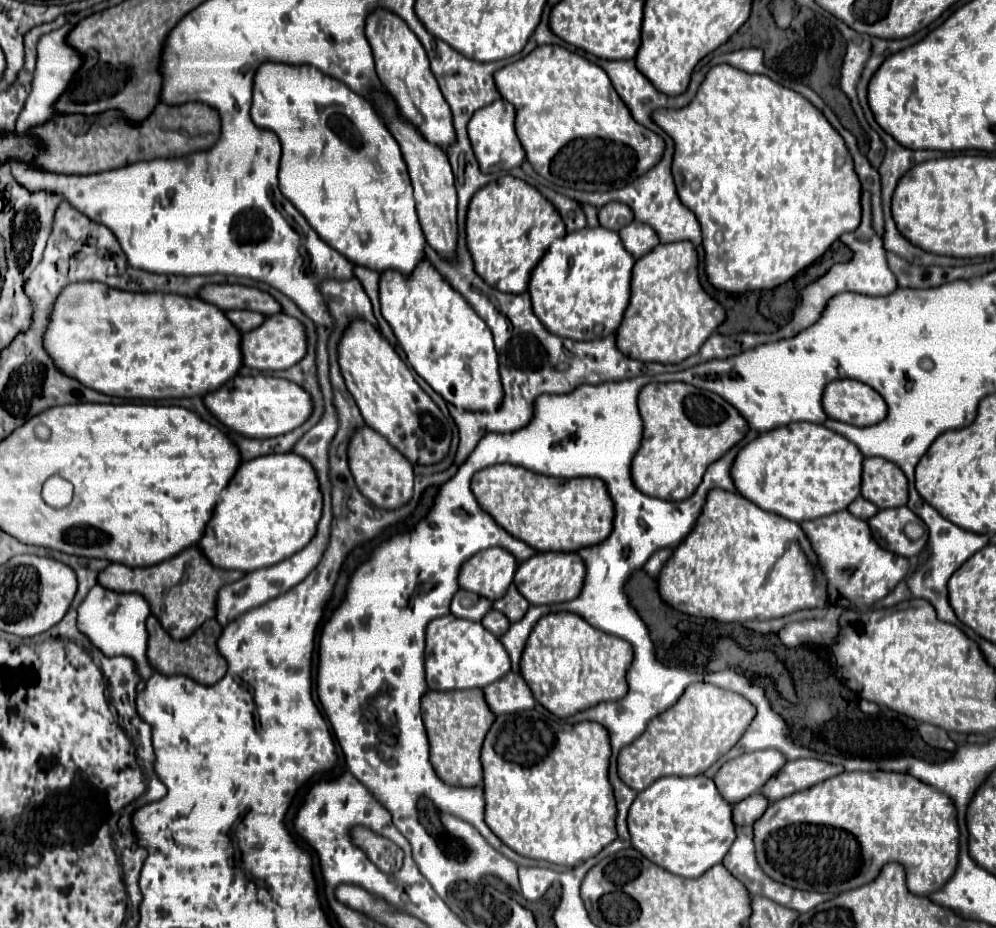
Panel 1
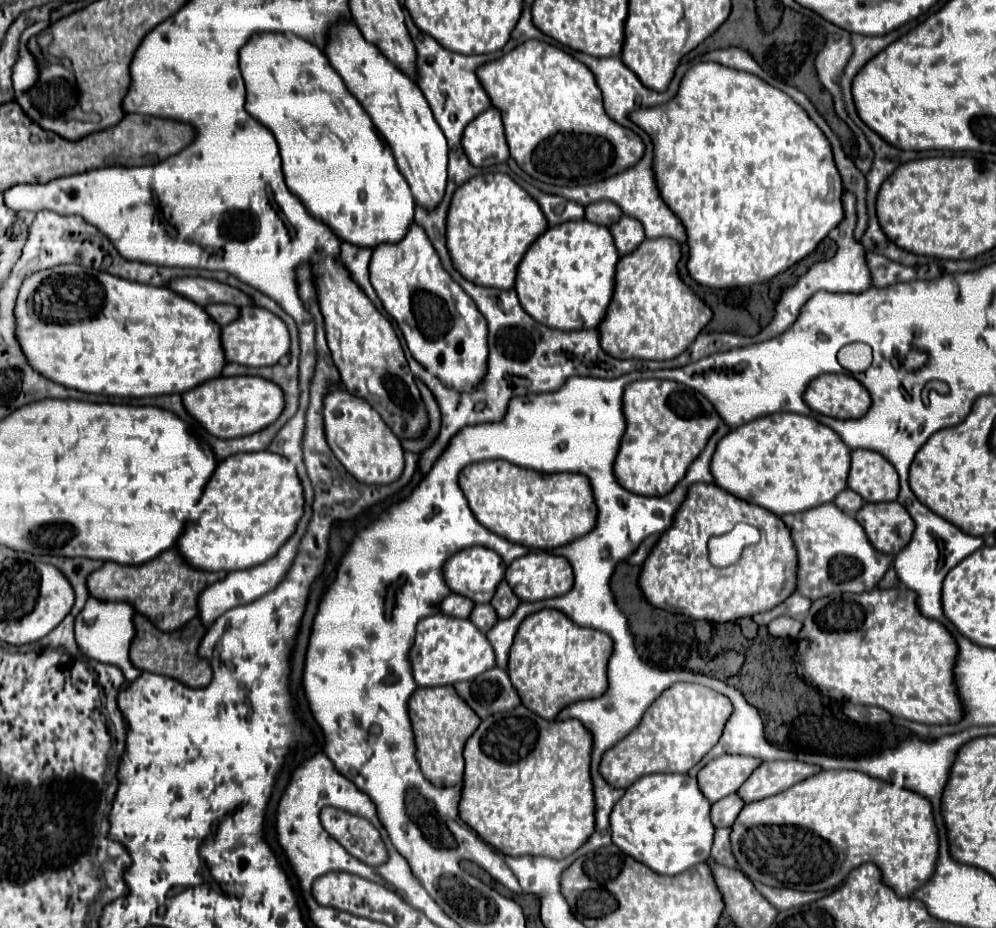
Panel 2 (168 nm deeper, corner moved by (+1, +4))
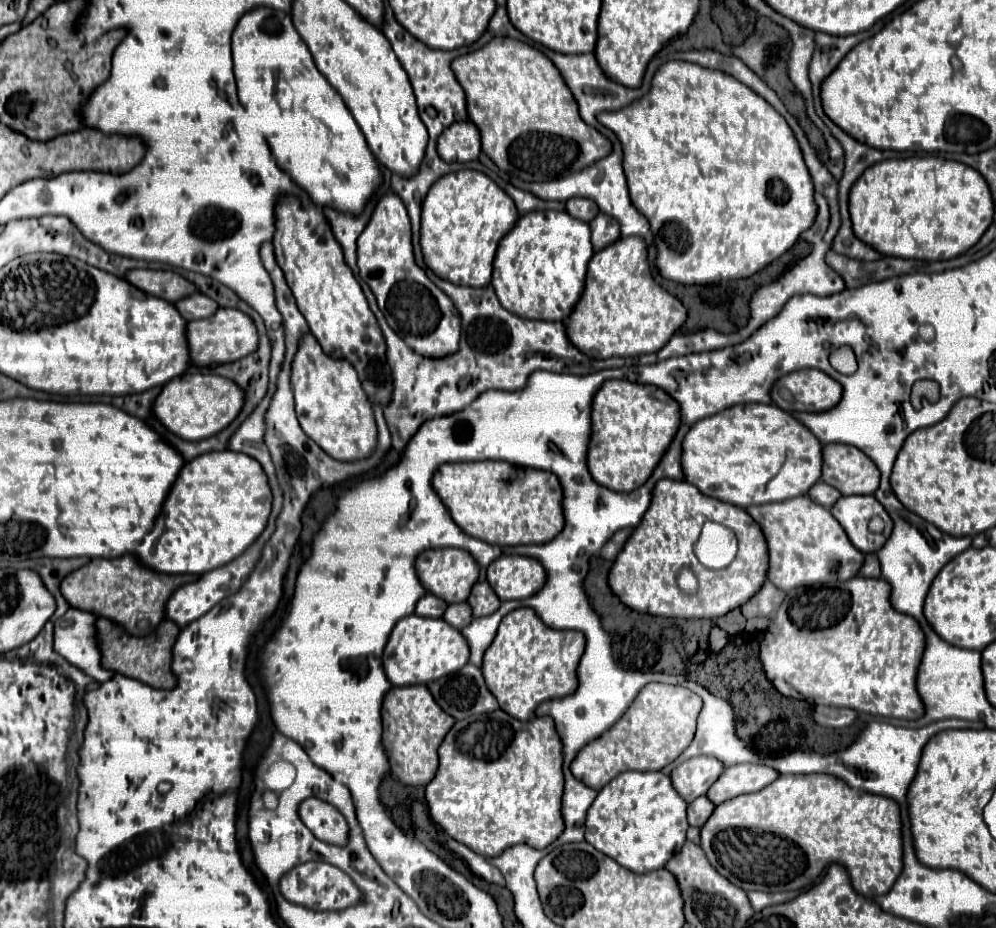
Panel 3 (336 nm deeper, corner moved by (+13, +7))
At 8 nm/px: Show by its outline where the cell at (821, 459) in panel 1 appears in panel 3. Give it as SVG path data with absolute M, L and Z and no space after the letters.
M735 405L723 413L717 413L715 417L707 417L691 425L683 439L681 465L685 481L695 485L701 493L747 509L751 505L777 503L807 495L807 491L821 479L823 445L803 423L799 423L791 413L779 409L777 405Z

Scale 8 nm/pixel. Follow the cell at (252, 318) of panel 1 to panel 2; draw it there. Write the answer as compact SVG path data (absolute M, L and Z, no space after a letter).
M209 304L205 310L221 326L231 324L239 316L239 308L231 306L231 304Z

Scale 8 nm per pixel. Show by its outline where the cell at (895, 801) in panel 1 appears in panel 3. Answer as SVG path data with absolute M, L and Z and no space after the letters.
M809 773L809 775L779 775L779 779L775 779L771 785L767 785L765 789L751 793L751 795L741 795L735 799L729 799L721 805L715 807L713 817L703 825L701 829L701 847L707 855L707 859L711 861L711 865L729 881L733 881L735 885L739 885L745 891L795 891L795 889L805 889L809 885L813 885L821 873L831 865L831 863L841 863L849 869L851 875L851 883L855 887L857 893L863 893L865 897L879 897L885 895L893 883L897 881L897 877L903 871L903 823L901 823L901 811L899 811L899 803L883 797L883 795L875 795L875 793L863 793L859 789L849 787L843 779L835 777L835 775L827 775L827 773Z

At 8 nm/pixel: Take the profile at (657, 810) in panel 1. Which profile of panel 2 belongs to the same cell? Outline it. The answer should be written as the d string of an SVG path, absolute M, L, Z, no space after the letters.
M647 774L635 780L611 810L611 840L621 852L633 856L657 874L679 874L709 858L715 832L709 810L711 804L699 792L695 778L687 774Z

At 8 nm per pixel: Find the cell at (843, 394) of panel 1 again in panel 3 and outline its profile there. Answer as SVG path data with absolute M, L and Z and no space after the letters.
M817 369L793 371L781 377L773 391L773 403L785 411L829 411L841 397L843 387L829 375Z

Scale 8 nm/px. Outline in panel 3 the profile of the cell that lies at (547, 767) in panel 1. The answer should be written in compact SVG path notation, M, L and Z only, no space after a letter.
M503 709L491 711L491 713L483 713L483 715L475 715L475 717L467 717L457 721L455 727L451 727L451 731L447 733L445 741L439 747L439 769L435 779L427 785L427 805L431 811L431 817L437 825L441 825L453 839L457 839L459 843L471 847L475 853L481 853L483 857L497 857L499 853L503 853L507 847L525 843L533 849L545 849L547 845L551 845L563 831L565 831L565 821L561 815L561 799L563 799L563 789L565 789L565 777L563 777L563 743L561 737L555 729L555 721L551 721L551 717L535 717L529 723L521 723L515 717L511 717L509 713L505 713Z

